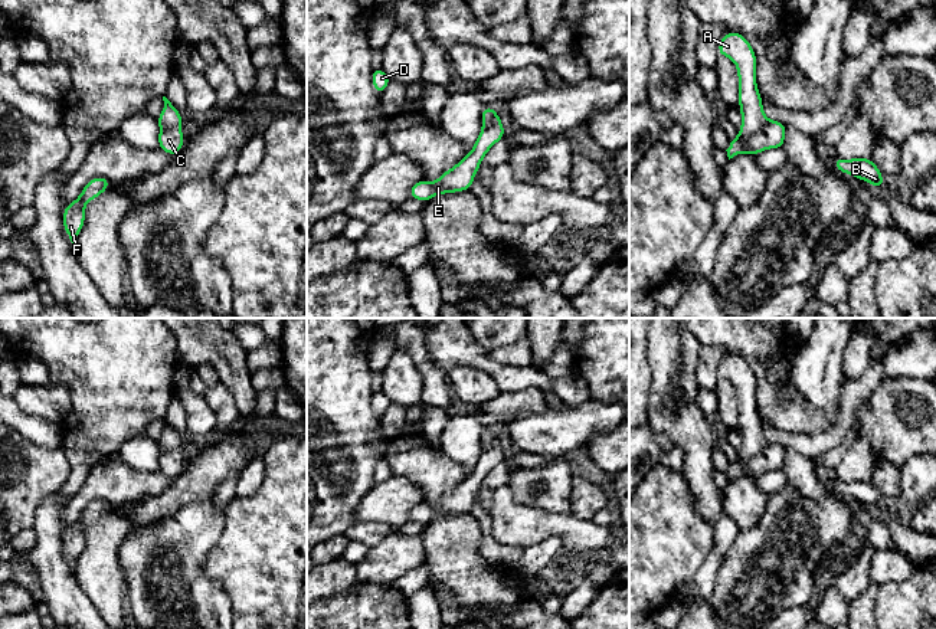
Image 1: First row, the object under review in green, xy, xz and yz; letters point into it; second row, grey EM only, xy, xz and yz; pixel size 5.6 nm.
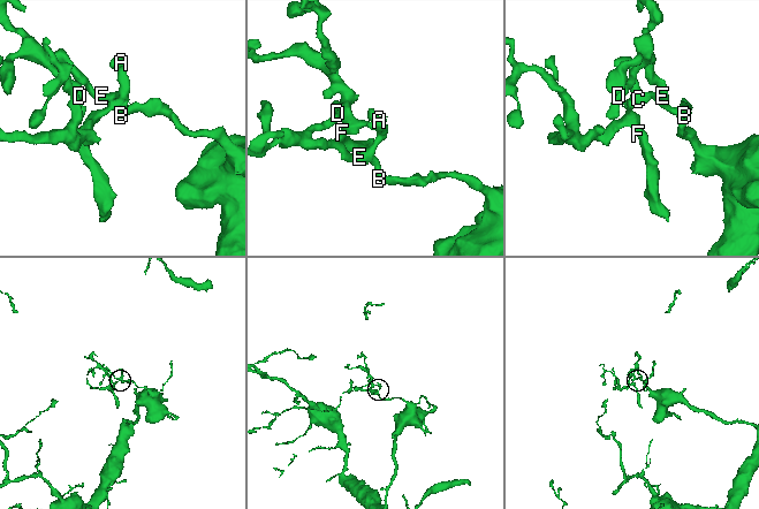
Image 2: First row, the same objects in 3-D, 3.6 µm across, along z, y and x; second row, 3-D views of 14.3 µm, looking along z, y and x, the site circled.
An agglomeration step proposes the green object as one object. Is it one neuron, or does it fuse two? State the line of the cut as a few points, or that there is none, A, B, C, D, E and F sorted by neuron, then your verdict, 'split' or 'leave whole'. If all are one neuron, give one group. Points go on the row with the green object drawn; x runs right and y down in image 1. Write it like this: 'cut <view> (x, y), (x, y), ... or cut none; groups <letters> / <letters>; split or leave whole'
cut yz (768, 121), (756, 131), (739, 137); groups A F / B C D E; split

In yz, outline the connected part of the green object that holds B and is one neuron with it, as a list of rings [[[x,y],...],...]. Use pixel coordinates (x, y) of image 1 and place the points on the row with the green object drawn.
[[[837,157],[834,160],[834,166],[837,171],[854,176],[860,180],[870,183],[877,189],[881,189],[886,184],[878,167],[871,158],[844,160],[841,157]]]

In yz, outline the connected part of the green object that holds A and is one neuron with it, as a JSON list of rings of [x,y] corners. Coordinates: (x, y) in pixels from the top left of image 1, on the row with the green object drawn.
[[[739,32],[726,33],[719,43],[719,55],[730,58],[737,66],[742,127],[739,137],[757,132],[768,118],[762,108],[762,96],[756,85],[756,53]]]

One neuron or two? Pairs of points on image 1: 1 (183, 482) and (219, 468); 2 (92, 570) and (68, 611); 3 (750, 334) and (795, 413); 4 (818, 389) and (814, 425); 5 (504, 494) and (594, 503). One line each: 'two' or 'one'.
1: one
2: two
3: one
4: two
5: two

